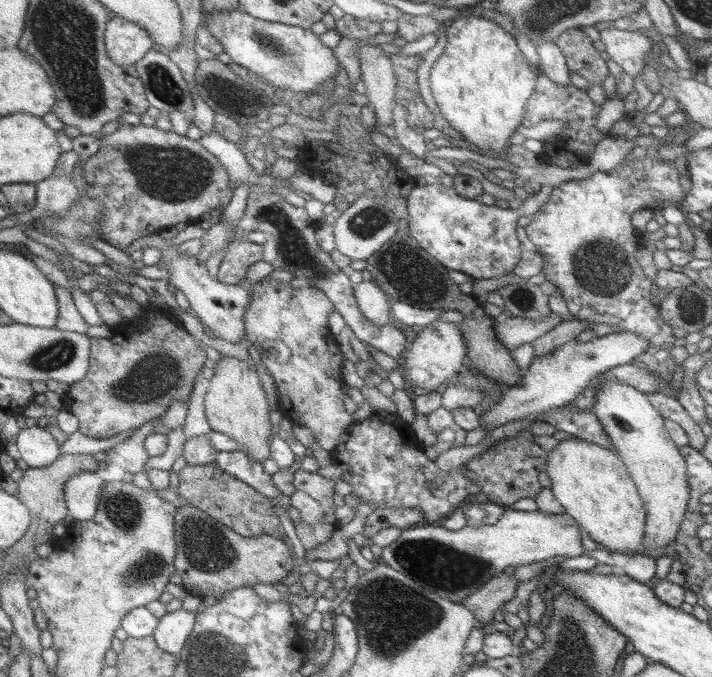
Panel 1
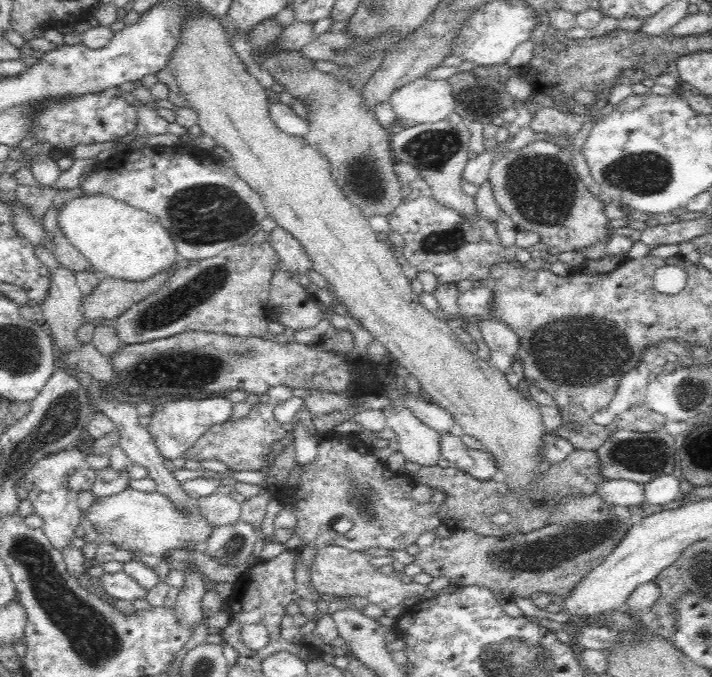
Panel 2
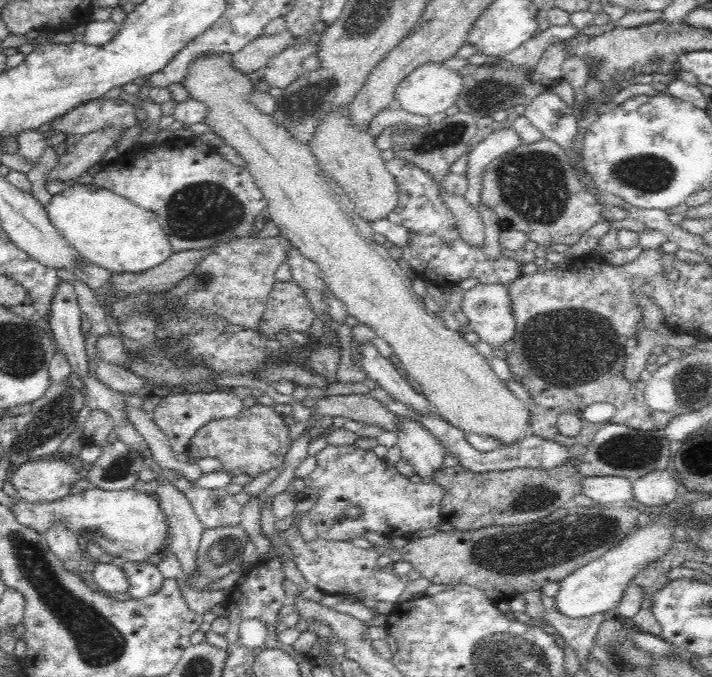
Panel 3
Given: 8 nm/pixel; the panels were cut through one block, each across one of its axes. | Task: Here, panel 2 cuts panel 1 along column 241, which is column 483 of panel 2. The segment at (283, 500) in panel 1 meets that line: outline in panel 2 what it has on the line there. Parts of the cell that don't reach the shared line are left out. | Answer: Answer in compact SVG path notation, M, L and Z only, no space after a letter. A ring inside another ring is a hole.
M456 436L441 437L441 459L450 461L451 466L480 482L491 482L499 477L488 453L464 447Z

